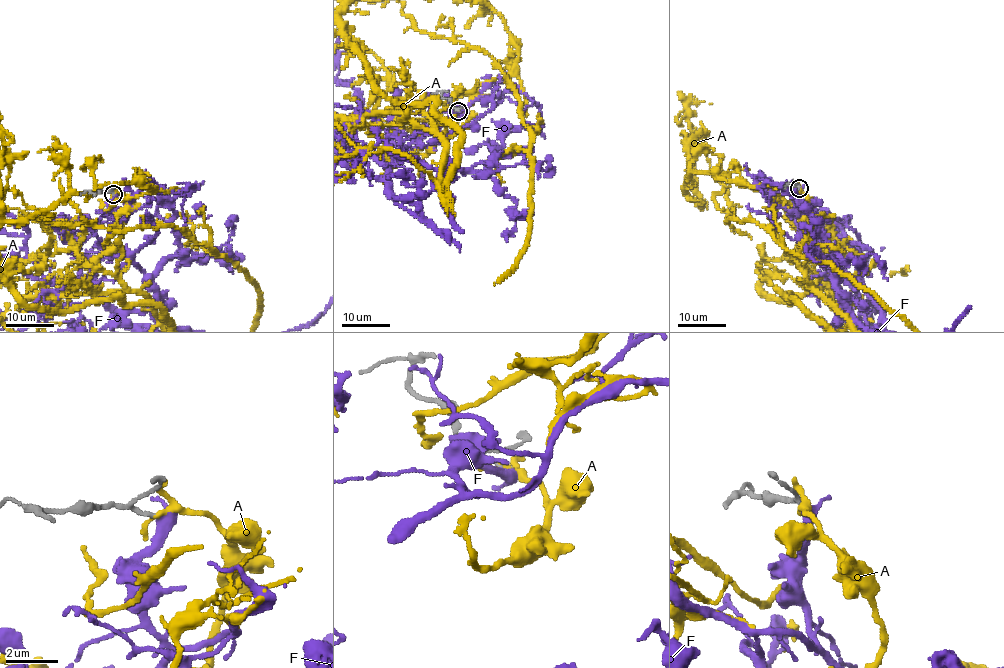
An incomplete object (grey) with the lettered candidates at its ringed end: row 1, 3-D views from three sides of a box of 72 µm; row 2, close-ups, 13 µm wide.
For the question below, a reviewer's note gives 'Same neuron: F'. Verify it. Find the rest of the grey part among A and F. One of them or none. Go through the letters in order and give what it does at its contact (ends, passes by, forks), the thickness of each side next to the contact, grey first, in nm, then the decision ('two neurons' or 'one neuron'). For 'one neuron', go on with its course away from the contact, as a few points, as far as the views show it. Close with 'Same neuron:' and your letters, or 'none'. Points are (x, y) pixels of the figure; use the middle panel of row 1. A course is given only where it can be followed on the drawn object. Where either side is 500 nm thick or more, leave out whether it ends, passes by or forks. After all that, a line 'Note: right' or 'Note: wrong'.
A: it forks there; 110 nm thick on the grey side, 150 nm on the other; two neurons
F: it passes by; 110 nm thick on the grey side, 360 nm on the other; one neuron
Same neuron: F
Note: right

